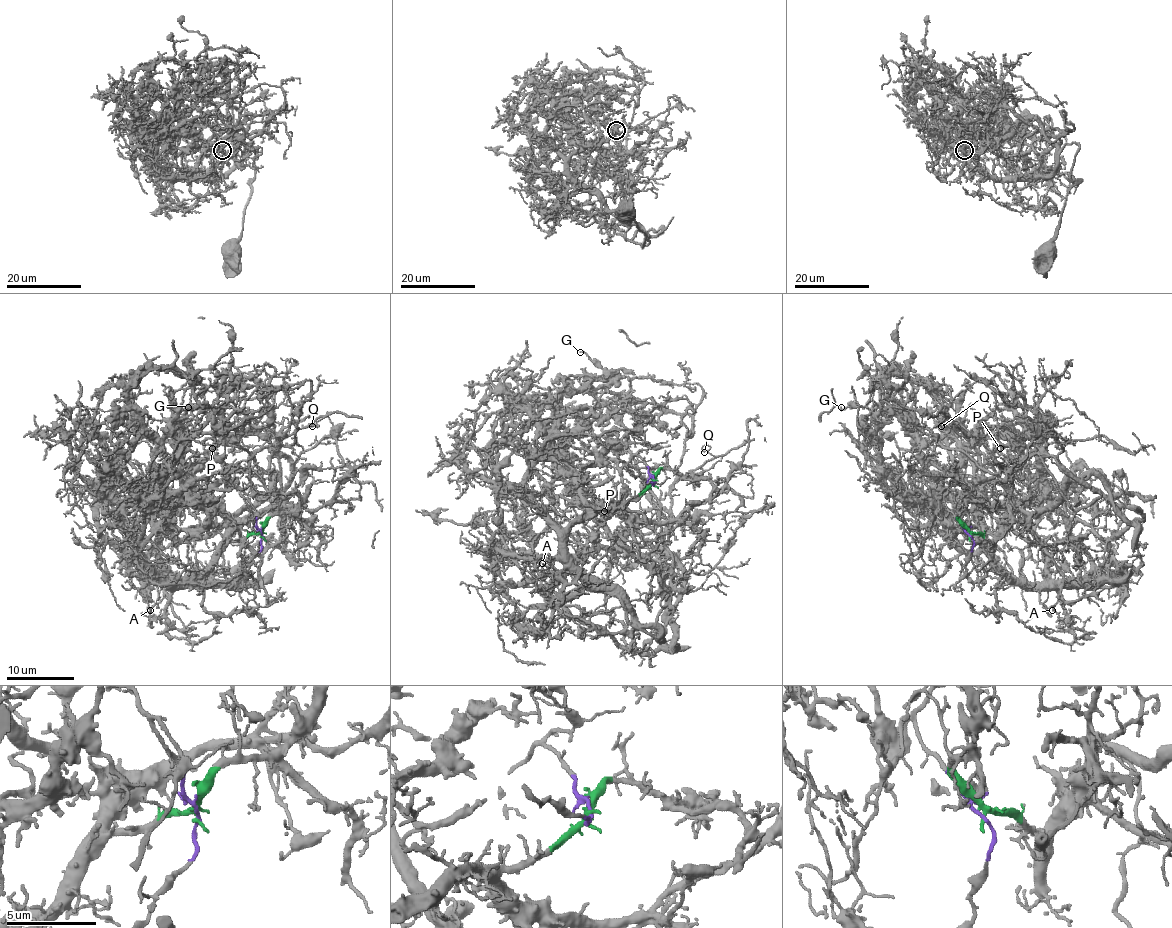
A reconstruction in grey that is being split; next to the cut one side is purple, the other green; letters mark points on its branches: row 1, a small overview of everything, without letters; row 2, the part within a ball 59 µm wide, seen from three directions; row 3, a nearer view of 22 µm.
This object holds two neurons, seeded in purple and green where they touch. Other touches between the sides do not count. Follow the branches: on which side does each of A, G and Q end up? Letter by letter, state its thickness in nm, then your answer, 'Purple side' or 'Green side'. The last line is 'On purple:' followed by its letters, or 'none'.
A: Thickness 130 nm. Green side
G: Thickness 140 nm. Purple side
Q: Thickness 90 nm. Purple side
On purple: G, Q

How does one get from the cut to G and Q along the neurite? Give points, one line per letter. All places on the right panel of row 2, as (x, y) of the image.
G: (968, 532), (948, 490), (1014, 471), (1041, 449), (989, 473), (900, 415), (841, 406)
Q: (968, 532), (944, 502), (948, 490), (1014, 471), (1040, 446), (967, 435), (946, 417), (934, 425), (941, 427)

